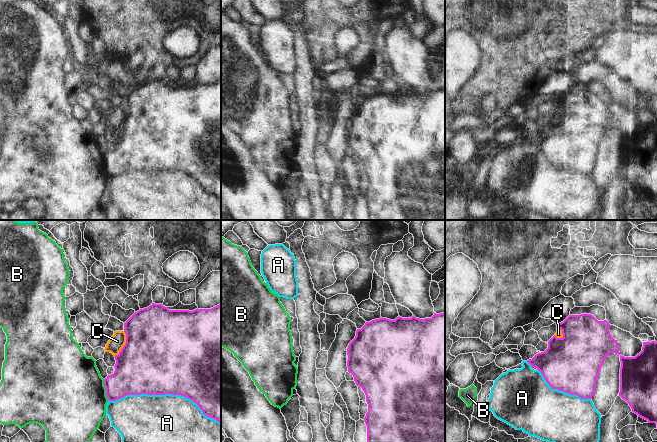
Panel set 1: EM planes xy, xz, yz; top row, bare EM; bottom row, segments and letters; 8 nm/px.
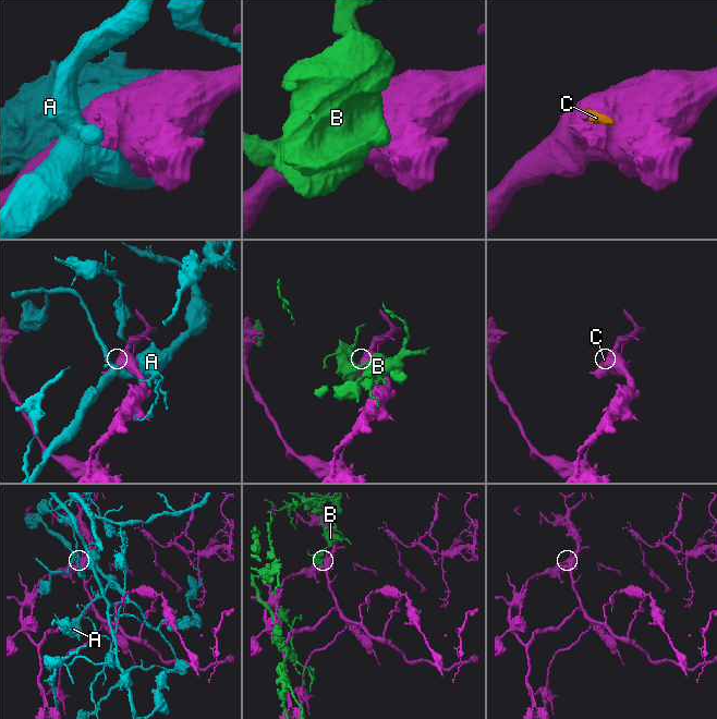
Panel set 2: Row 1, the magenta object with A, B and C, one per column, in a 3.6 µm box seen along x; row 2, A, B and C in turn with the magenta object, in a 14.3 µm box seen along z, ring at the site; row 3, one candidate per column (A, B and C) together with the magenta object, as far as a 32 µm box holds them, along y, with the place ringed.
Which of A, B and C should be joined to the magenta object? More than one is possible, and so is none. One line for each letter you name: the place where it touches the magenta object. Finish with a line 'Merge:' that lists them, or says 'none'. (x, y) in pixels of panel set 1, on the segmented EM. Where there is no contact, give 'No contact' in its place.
Merge: none

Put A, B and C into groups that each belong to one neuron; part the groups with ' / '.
A / B / C

